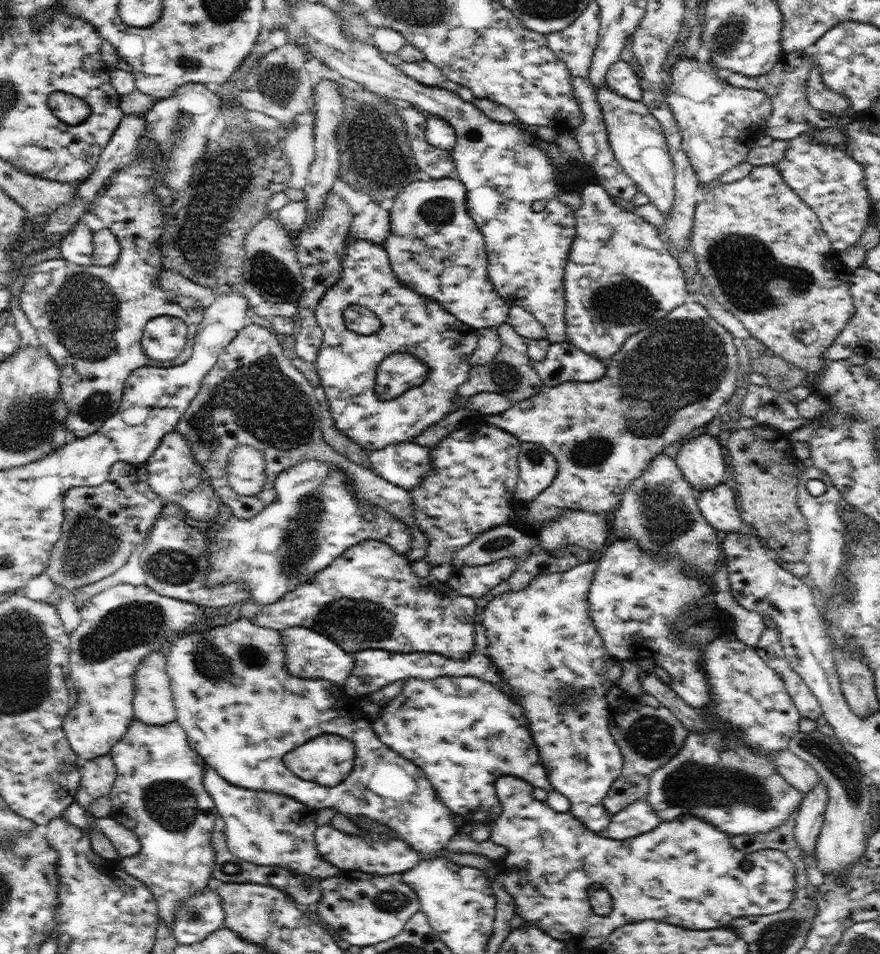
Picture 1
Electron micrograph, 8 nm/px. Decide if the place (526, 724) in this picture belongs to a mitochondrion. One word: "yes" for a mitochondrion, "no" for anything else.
no

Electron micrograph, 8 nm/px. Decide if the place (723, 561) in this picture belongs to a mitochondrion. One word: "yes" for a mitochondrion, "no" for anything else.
no

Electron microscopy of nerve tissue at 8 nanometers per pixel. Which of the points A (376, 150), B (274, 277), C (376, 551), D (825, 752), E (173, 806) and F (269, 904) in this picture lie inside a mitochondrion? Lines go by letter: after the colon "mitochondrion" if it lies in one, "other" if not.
A: mitochondrion
B: mitochondrion
C: other
D: mitochondrion
E: mitochondrion
F: other

